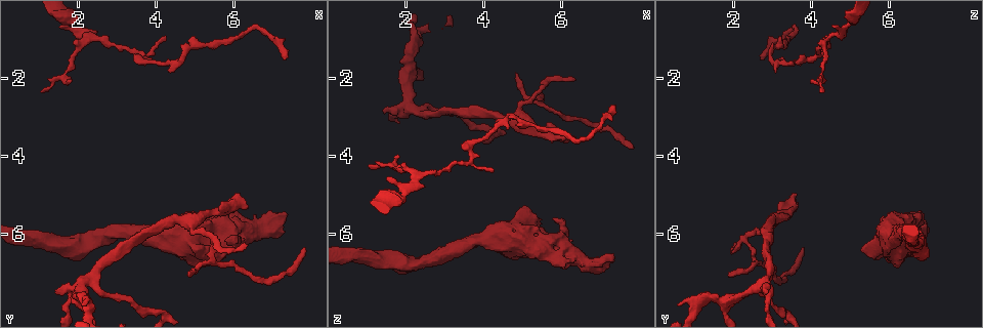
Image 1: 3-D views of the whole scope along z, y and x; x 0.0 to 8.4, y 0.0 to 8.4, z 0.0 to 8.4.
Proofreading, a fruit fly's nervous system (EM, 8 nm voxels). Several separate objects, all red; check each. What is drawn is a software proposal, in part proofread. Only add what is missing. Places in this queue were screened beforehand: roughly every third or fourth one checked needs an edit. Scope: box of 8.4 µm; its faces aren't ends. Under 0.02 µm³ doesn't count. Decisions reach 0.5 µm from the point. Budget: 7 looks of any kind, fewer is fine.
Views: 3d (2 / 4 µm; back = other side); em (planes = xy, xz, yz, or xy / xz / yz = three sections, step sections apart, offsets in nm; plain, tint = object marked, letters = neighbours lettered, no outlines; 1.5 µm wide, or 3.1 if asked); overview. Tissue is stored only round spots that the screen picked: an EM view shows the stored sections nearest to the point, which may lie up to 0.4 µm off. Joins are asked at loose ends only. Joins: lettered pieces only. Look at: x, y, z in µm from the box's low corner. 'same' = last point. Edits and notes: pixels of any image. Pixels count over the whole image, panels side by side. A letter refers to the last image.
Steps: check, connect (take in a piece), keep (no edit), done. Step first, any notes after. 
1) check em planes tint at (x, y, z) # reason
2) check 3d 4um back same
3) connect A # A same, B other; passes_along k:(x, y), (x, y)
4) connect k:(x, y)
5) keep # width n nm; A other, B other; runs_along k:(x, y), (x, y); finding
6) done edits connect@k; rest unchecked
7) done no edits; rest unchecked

check em yz step 4 tint at (7.80, 6.35, 3.85)

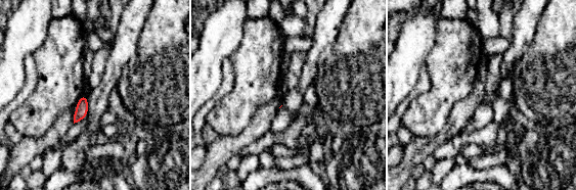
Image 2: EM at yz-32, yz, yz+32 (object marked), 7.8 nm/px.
check em planes letters same

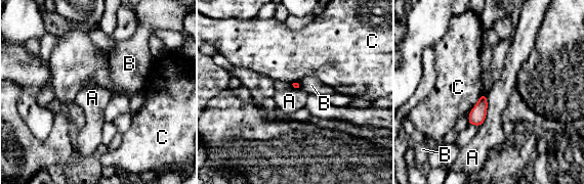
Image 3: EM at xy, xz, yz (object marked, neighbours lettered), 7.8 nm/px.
keep # A other, B other, C other; border 3:(487, 94), (487, 117), (480, 127); none of them fits

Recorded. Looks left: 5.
check em planes letters at (6.35, 6.40, 2.00)

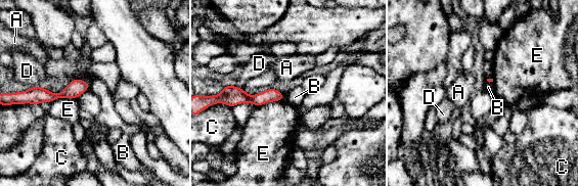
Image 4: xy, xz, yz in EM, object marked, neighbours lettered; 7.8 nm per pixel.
keep # A other, B other, C other, D other, E other; runs_along 4:(86, 86), (61, 95), (31, 99); no lettered piece goes on from it

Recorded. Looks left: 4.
check em planes tint at (7.35, 1.45, 2.70)

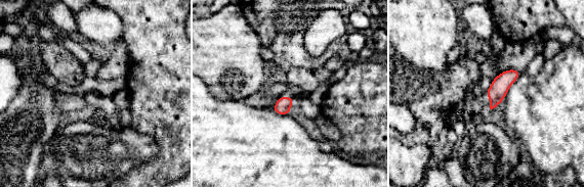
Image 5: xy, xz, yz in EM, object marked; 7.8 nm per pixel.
check em planes letters same # what lies round it

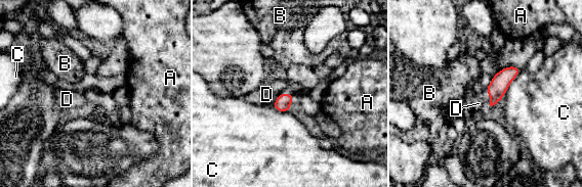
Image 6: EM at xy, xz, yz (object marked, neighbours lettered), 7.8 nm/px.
keep # longest_contact C 300 nm; A other, B other, C other, D other; no lettered piece goes on from it

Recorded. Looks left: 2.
done no edits; rest unchecked

